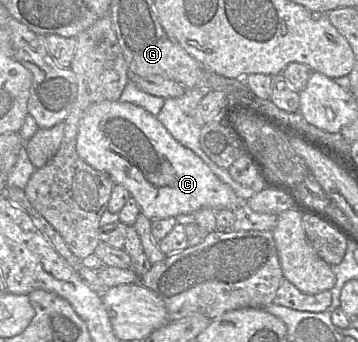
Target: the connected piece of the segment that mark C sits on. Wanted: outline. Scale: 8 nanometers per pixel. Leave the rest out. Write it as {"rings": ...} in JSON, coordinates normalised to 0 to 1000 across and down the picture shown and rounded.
{"rings":[[[293,292],[251,307],[221,357],[212,442],[246,482],[302,509],[318,538],[346,544],[419,646],[525,629],[575,608],[656,617],[670,594],[687,591],[673,588],[536,439],[489,409],[436,339],[372,301]]]}

